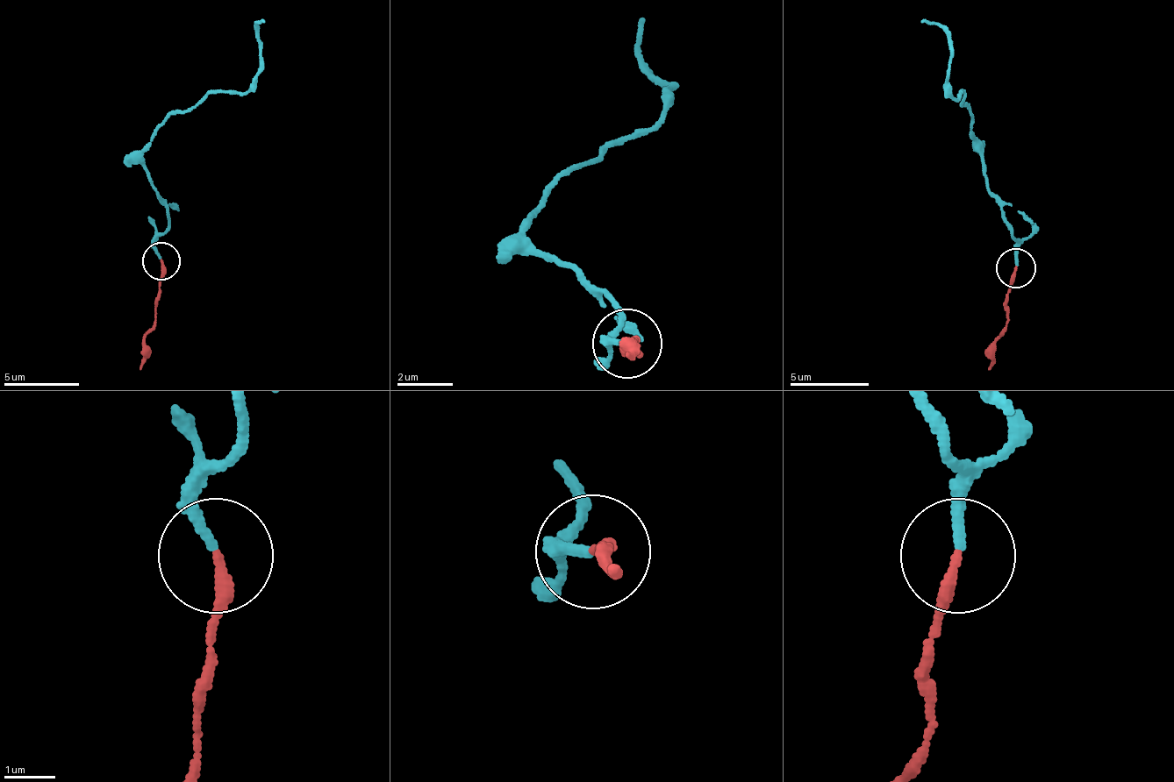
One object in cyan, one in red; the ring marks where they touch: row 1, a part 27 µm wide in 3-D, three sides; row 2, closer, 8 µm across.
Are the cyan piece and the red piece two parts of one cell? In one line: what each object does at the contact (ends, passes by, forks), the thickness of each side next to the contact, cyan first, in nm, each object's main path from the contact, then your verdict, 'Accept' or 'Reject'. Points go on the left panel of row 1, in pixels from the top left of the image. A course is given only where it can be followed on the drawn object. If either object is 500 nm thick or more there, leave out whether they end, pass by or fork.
At the ring cyan ends. At the ring red ends. Thickness 200 nm (cyan) against 240 nm. Course of cyan: (161, 259), (167, 200), (143, 145), (172, 113), (254, 84), (265, 21). Course of red: (161, 259), (154, 324), (146, 337), (146, 359), (139, 368). Accept

